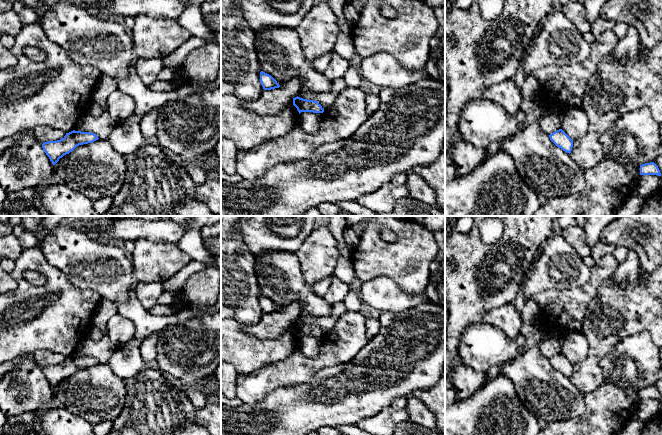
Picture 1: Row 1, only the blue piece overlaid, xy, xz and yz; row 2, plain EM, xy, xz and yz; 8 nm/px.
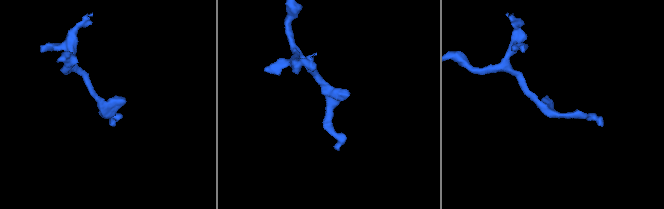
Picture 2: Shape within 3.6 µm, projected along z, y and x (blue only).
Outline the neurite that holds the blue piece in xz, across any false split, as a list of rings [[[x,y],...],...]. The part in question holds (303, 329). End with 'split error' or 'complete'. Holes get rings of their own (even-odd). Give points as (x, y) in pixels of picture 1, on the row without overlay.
[[[300,321],[293,322],[293,329],[297,332],[299,338],[301,336],[323,337],[322,330],[314,324],[307,324]]]; complete

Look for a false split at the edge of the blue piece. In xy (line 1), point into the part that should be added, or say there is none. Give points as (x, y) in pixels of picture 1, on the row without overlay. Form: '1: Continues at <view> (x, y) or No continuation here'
1: No continuation here

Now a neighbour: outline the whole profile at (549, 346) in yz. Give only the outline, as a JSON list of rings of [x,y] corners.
[[[552,336],[544,337],[539,343],[541,353],[548,359],[561,353],[561,345],[557,338]]]

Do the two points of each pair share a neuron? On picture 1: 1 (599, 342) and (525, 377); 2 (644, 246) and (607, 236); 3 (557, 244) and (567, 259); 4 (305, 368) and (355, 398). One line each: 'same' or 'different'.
1: different
2: same
3: same
4: different

